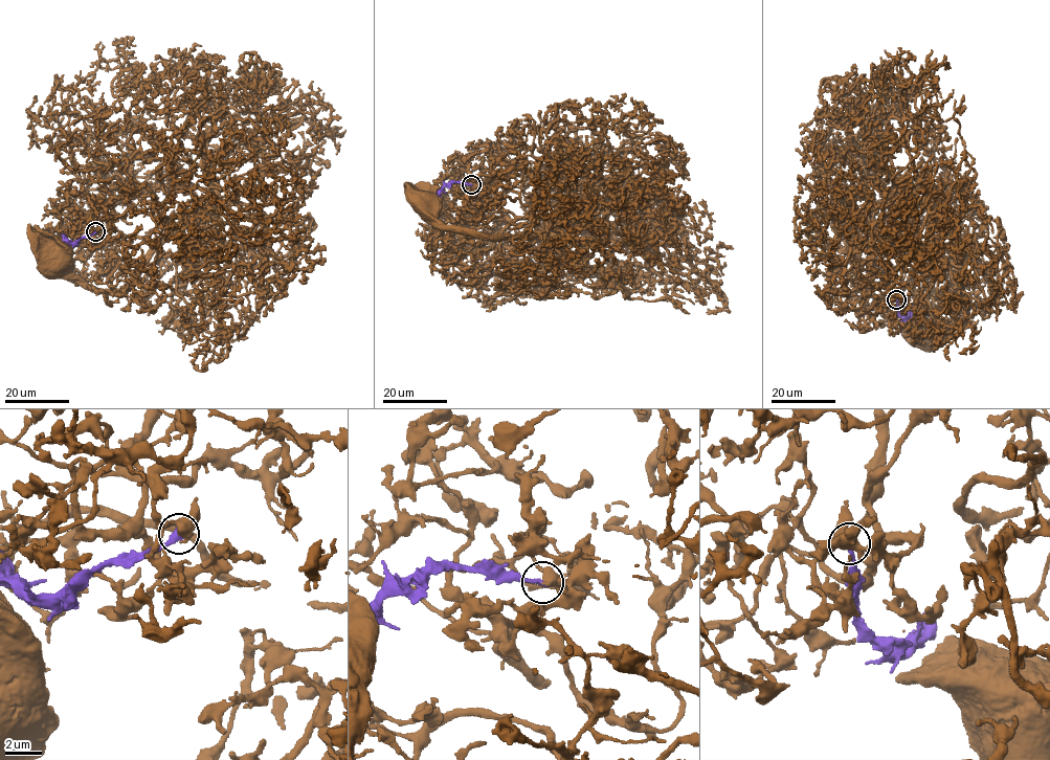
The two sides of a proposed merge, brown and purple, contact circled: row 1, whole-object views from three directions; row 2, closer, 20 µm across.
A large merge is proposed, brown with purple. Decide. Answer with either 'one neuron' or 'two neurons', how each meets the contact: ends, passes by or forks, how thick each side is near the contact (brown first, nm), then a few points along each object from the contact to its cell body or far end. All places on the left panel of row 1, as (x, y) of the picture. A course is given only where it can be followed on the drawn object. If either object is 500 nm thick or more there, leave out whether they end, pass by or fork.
two neurons | brown passes by | purple ends | 460/320 nm | brown via (95, 231), (86, 220), (76, 221), (67, 232), (57, 230), (53, 258), (57, 261) | purple via (94, 231), (69, 243), (61, 235)

